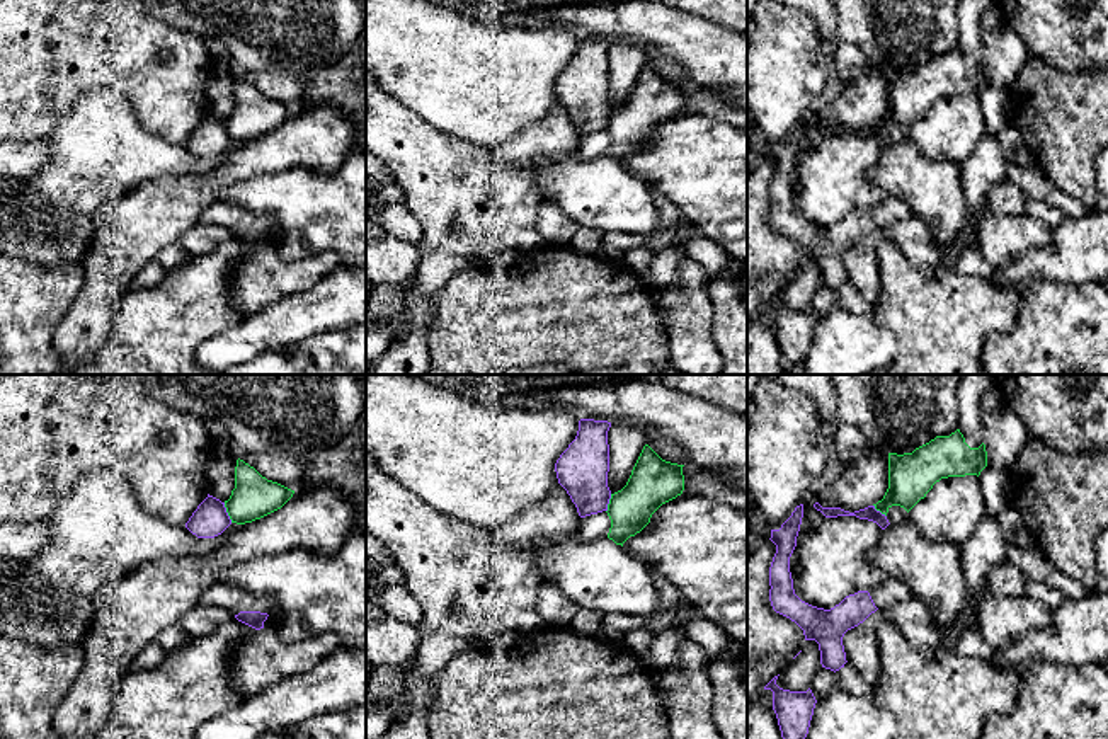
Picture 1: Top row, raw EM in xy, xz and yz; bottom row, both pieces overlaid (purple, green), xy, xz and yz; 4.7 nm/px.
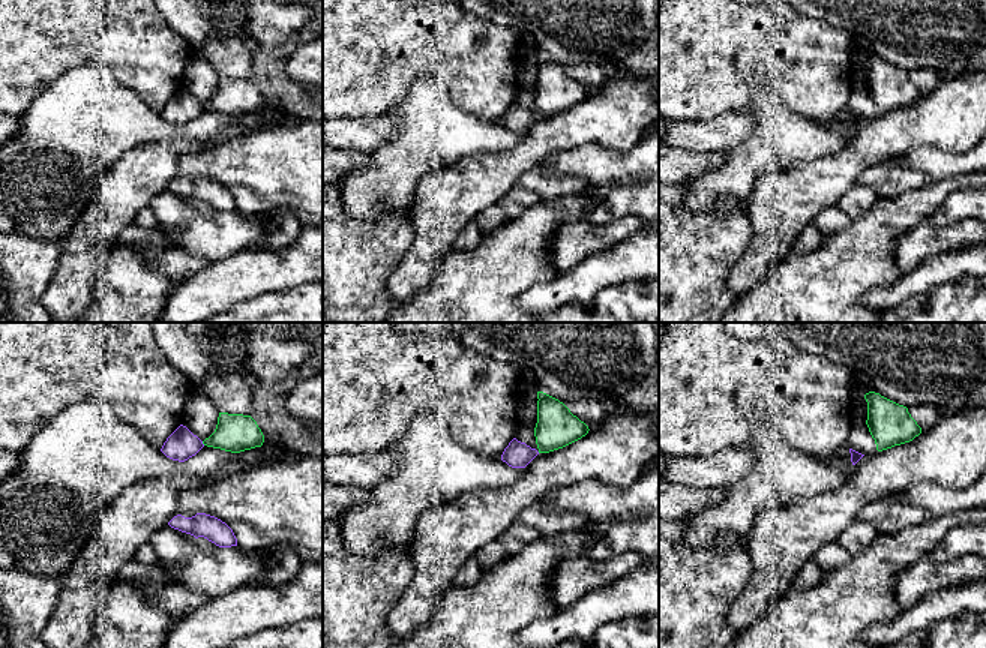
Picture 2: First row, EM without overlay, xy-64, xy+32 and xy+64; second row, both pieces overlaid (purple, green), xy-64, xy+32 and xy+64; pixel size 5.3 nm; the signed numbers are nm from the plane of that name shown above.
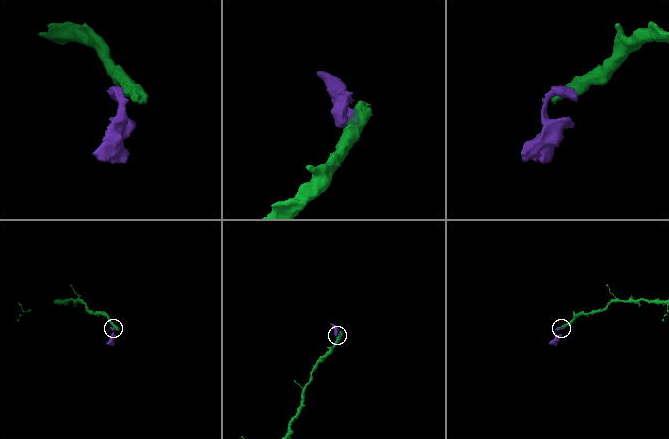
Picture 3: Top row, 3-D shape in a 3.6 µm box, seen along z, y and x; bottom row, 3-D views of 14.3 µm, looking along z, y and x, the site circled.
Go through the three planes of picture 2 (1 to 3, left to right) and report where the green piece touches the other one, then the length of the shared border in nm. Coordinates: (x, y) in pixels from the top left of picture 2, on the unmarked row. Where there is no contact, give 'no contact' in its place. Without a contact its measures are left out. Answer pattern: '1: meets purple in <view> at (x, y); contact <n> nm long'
1: meets purple in xy-64 at (201, 107); contact 30 nm long
2: no contact
3: no contact

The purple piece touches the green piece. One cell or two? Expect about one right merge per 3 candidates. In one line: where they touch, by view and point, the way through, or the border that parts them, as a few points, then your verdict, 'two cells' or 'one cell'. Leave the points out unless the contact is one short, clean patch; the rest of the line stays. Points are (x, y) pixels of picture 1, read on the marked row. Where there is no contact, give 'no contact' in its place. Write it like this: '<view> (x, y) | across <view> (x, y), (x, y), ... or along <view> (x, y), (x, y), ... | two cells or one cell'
xy (227, 513) | along xy (223, 503), (232, 521) | two cells

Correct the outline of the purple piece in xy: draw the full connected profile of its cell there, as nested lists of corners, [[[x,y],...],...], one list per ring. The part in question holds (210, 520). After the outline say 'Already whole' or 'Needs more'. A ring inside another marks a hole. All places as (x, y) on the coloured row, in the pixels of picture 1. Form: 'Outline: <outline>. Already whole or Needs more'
Outline: [[[208,494],[186,523],[186,528],[197,538],[214,538],[230,524],[231,519],[226,513],[225,502]]]. Already whole

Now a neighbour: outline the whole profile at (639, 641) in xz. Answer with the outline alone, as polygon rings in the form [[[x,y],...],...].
[[[637,628],[623,633],[623,645],[638,656],[648,678],[652,679],[655,691],[660,683],[660,669],[657,669],[648,659],[647,650],[652,644],[654,633],[648,628]]]

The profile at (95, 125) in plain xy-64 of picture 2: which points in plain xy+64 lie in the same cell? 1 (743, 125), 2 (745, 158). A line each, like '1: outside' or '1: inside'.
1: outside
2: inside

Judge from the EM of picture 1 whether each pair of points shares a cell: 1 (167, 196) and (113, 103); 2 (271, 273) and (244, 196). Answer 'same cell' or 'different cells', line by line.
1: different cells
2: different cells

